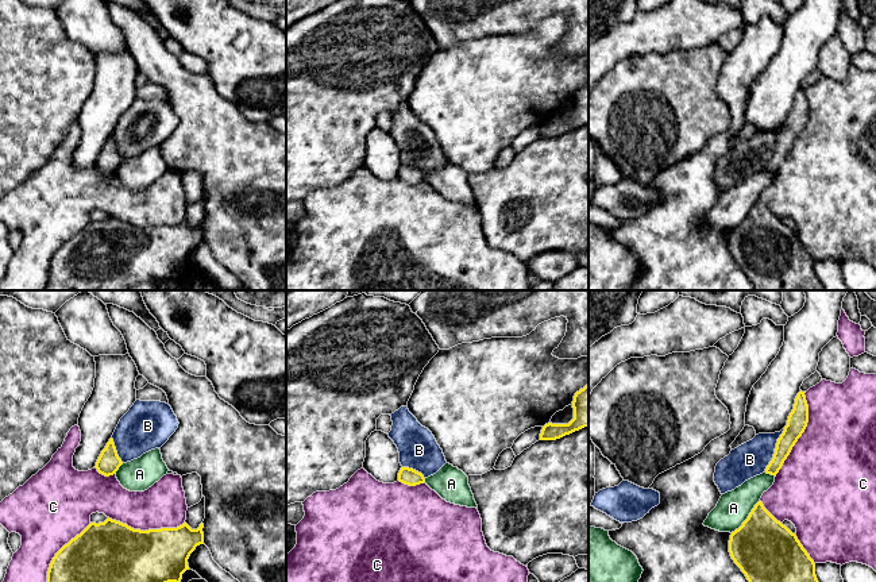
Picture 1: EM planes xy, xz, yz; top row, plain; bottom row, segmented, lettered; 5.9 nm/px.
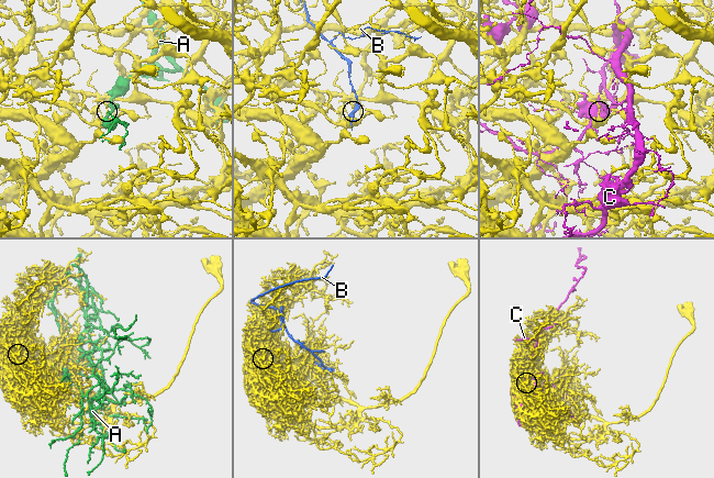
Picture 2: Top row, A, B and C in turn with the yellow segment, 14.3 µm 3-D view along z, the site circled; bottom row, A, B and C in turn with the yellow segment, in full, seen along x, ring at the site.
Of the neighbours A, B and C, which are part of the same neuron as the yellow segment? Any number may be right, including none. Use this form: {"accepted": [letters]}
{"accepted": []}

